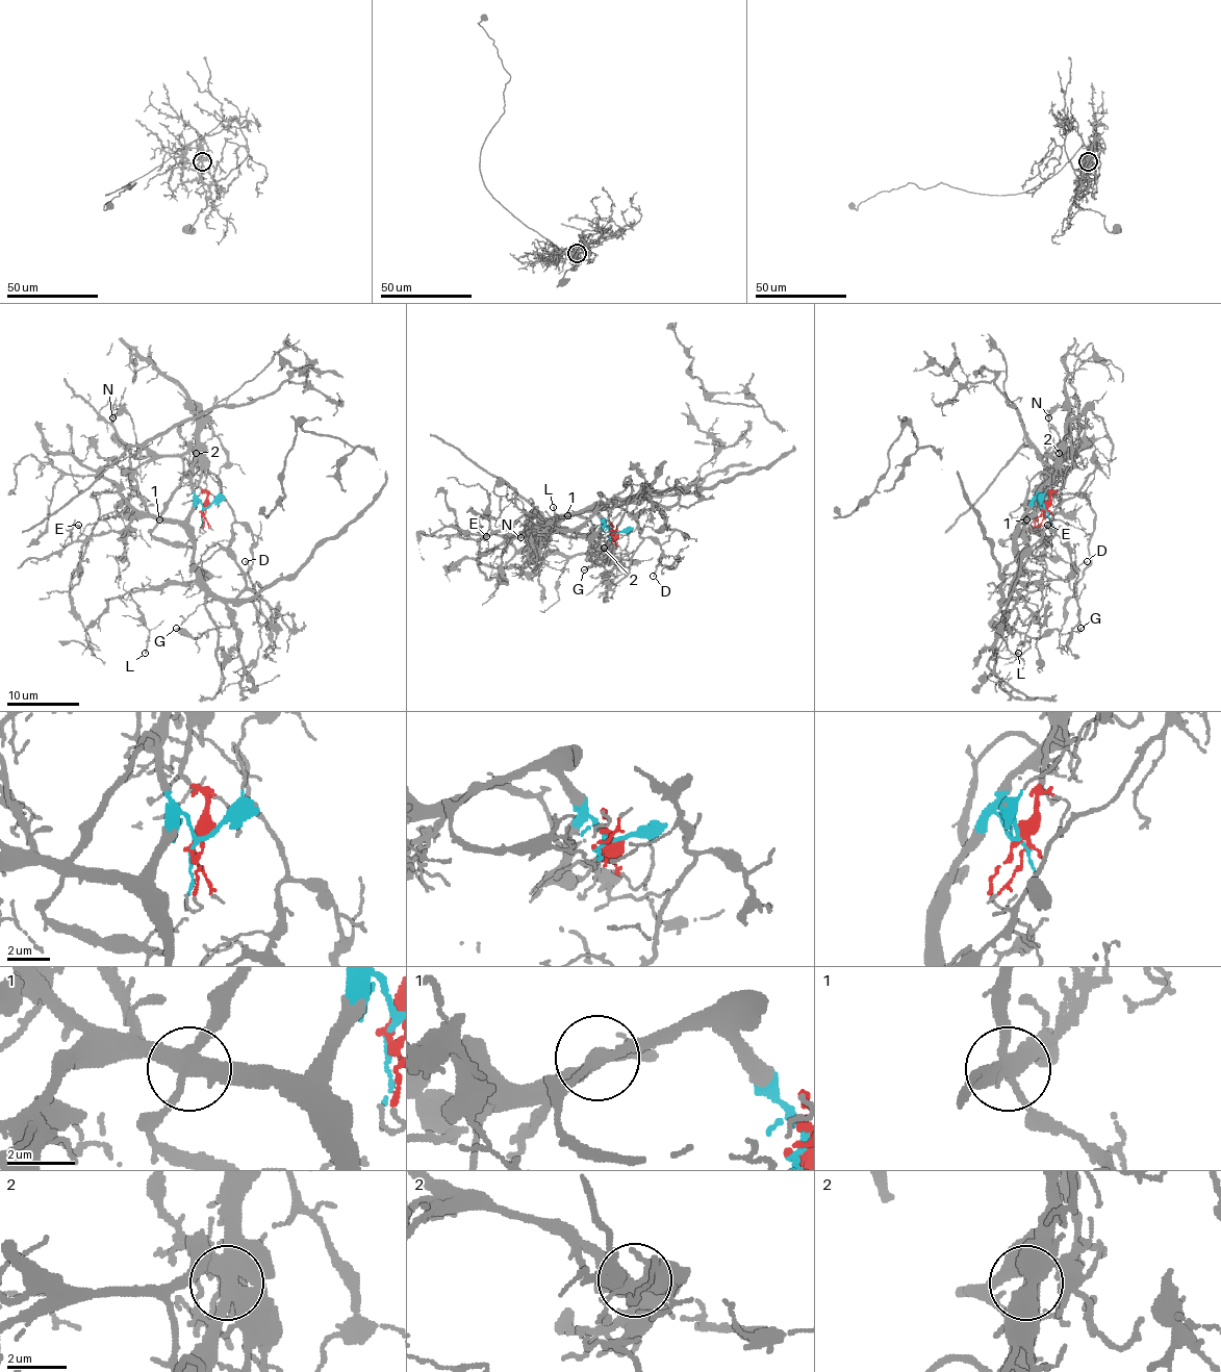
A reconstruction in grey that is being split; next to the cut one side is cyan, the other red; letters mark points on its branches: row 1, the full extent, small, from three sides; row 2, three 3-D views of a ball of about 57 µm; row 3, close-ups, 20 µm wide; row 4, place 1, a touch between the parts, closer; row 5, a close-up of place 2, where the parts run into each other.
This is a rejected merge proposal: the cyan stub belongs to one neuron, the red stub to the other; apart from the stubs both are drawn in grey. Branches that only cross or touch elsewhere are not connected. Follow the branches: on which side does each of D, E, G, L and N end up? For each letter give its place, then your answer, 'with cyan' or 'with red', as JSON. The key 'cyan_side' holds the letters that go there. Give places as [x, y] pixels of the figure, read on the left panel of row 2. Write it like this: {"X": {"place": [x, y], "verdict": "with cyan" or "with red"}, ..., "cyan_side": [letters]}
{"D": {"place": [245, 561], "verdict": "with cyan"}, "E": {"place": [78, 525], "verdict": "with cyan"}, "G": {"place": [176, 628], "verdict": "with cyan"}, "L": {"place": [145, 653], "verdict": "with cyan"}, "N": {"place": [112, 417], "verdict": "with red"}, "cyan_side": ["D", "E", "G", "L"]}

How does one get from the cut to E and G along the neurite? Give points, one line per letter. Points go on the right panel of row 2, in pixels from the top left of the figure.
E: (1044, 509), (1036, 500), (1019, 522), (1032, 516), (1026, 522), (1026, 530), (1046, 541), (1037, 527), (1048, 525)
G: (1044, 509), (1036, 500), (1021, 522), (1017, 576), (1002, 624), (1032, 638), (1056, 629), (1066, 634), (1080, 629)

